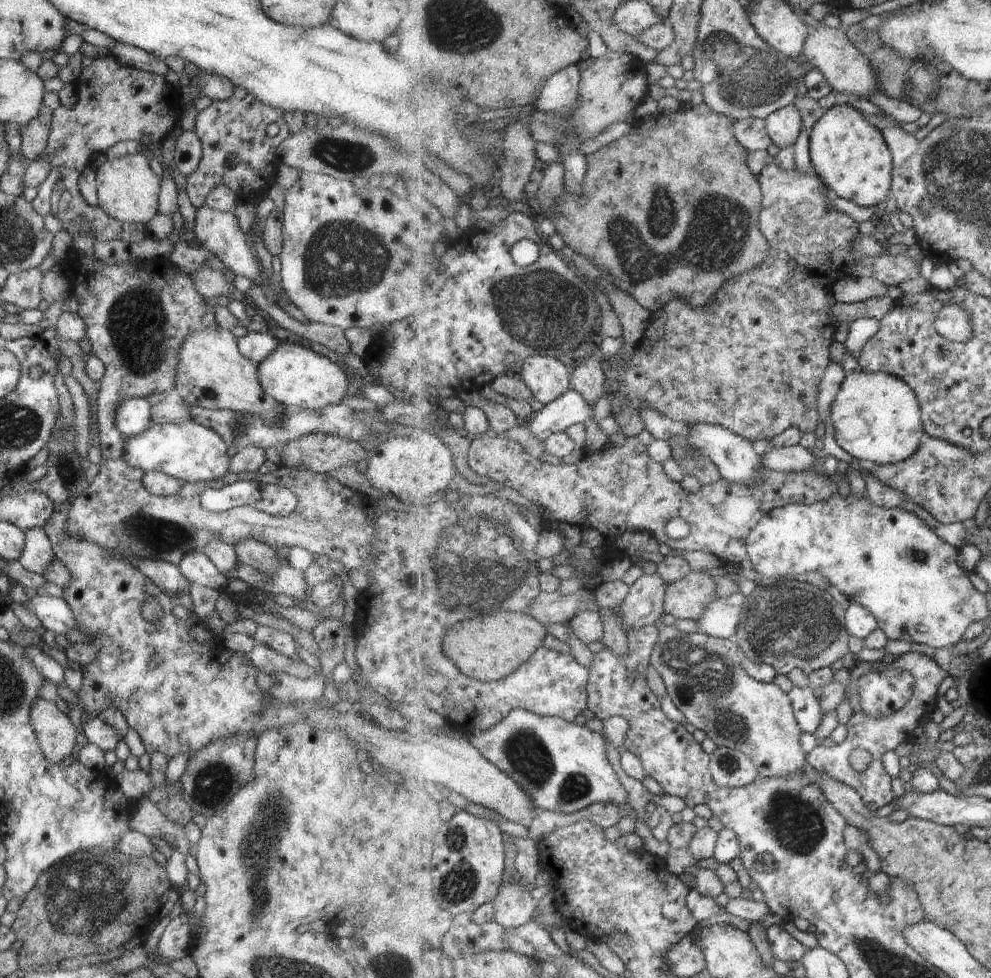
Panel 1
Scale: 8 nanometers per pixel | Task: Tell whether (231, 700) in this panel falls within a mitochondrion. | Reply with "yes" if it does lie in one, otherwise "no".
no

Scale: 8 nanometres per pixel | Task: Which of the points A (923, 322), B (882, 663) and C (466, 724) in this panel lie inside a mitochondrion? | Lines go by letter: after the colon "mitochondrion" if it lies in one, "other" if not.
A: mitochondrion
B: other
C: other

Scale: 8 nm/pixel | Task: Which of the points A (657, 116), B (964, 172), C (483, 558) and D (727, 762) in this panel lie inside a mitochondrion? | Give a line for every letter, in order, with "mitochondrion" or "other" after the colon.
A: other
B: mitochondrion
C: mitochondrion
D: mitochondrion

